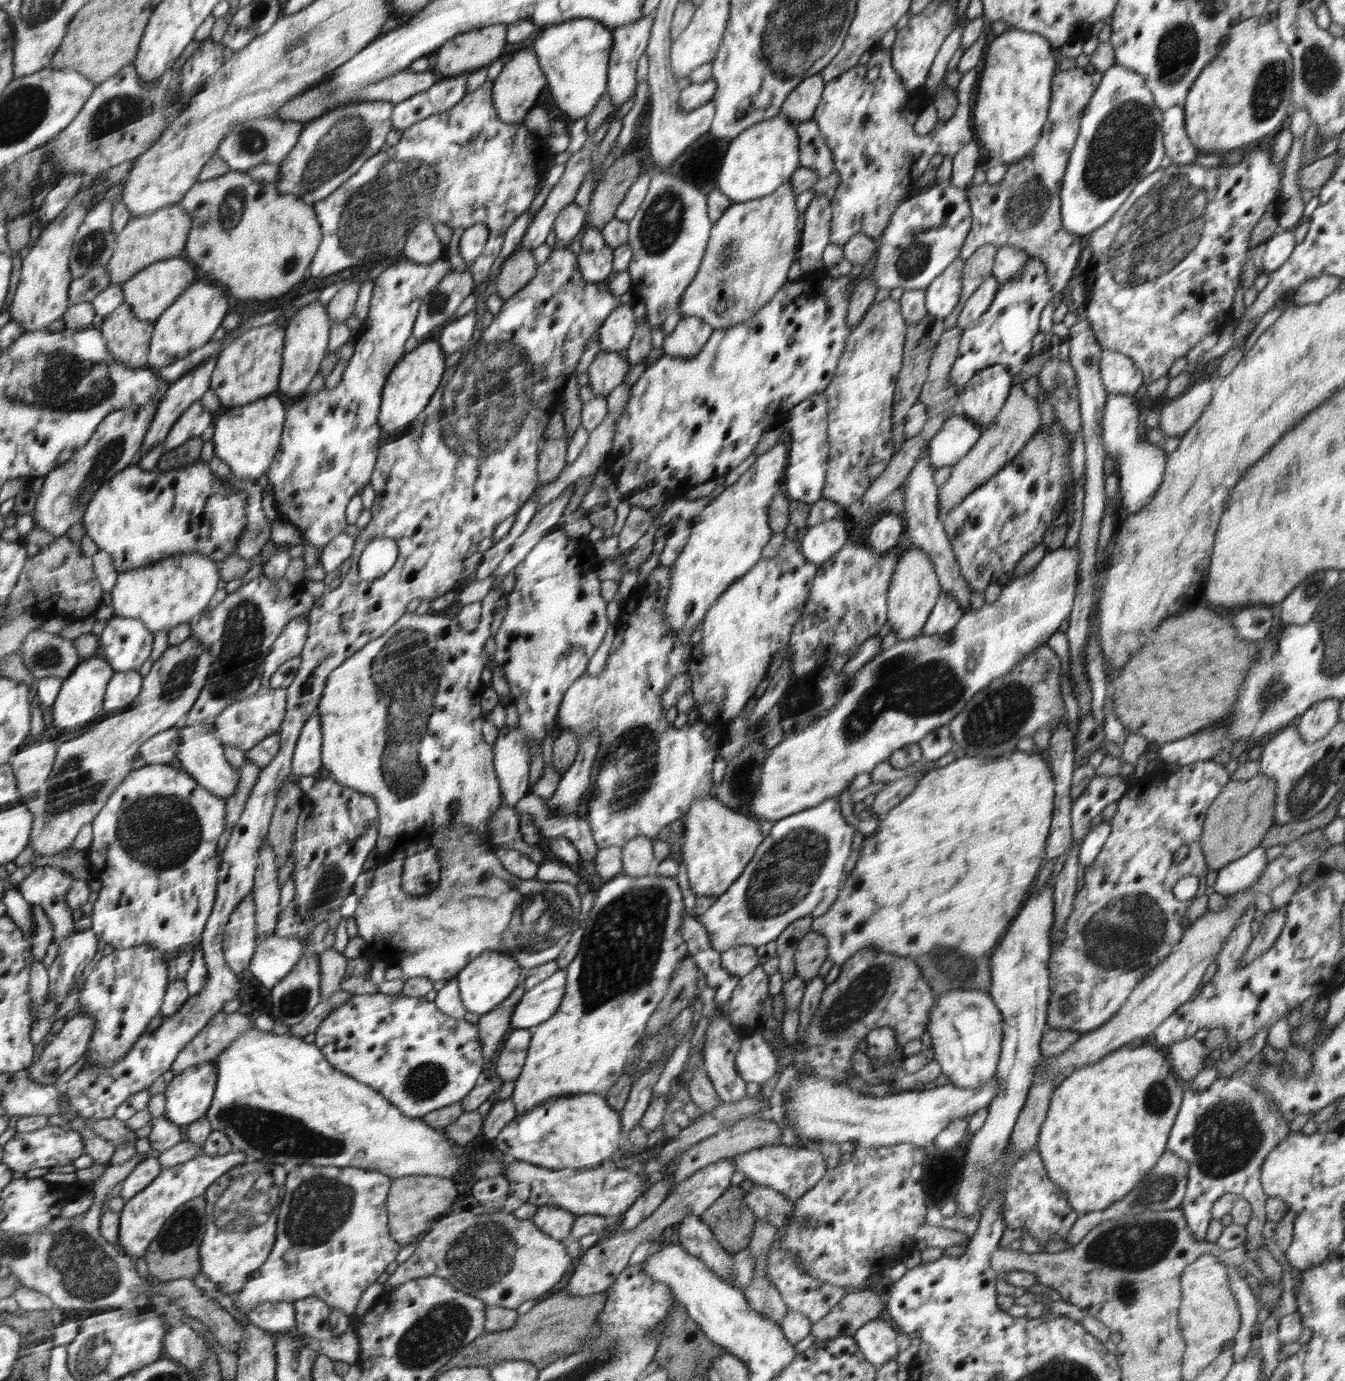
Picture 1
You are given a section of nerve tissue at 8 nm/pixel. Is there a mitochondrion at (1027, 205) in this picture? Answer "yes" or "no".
yes

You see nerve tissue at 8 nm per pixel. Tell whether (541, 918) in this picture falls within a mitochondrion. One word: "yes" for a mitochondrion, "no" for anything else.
yes

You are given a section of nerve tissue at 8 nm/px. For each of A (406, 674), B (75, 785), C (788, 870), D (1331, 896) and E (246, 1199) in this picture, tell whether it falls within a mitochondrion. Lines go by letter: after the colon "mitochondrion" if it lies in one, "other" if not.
A: mitochondrion
B: mitochondrion
C: mitochondrion
D: other
E: mitochondrion

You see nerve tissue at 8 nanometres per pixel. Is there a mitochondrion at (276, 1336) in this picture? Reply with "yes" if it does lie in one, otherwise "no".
no

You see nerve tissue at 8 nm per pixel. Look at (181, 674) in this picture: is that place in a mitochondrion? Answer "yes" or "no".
yes

